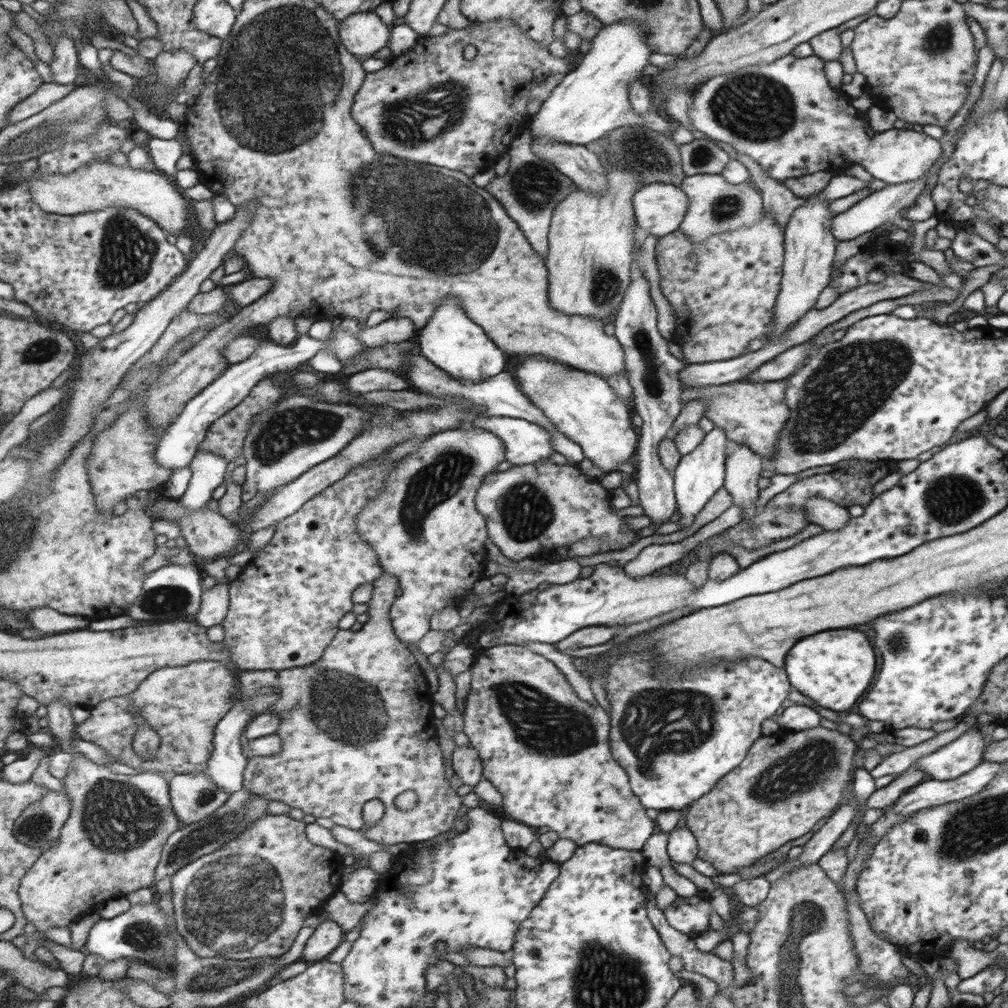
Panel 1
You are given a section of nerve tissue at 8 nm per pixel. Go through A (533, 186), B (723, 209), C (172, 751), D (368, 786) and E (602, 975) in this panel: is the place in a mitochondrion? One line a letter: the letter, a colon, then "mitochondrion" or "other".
A: mitochondrion
B: mitochondrion
C: other
D: other
E: mitochondrion

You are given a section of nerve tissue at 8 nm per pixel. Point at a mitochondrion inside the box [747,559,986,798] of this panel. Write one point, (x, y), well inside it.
(897, 641)

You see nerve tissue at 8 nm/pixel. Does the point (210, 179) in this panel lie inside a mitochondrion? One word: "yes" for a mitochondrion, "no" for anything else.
no

